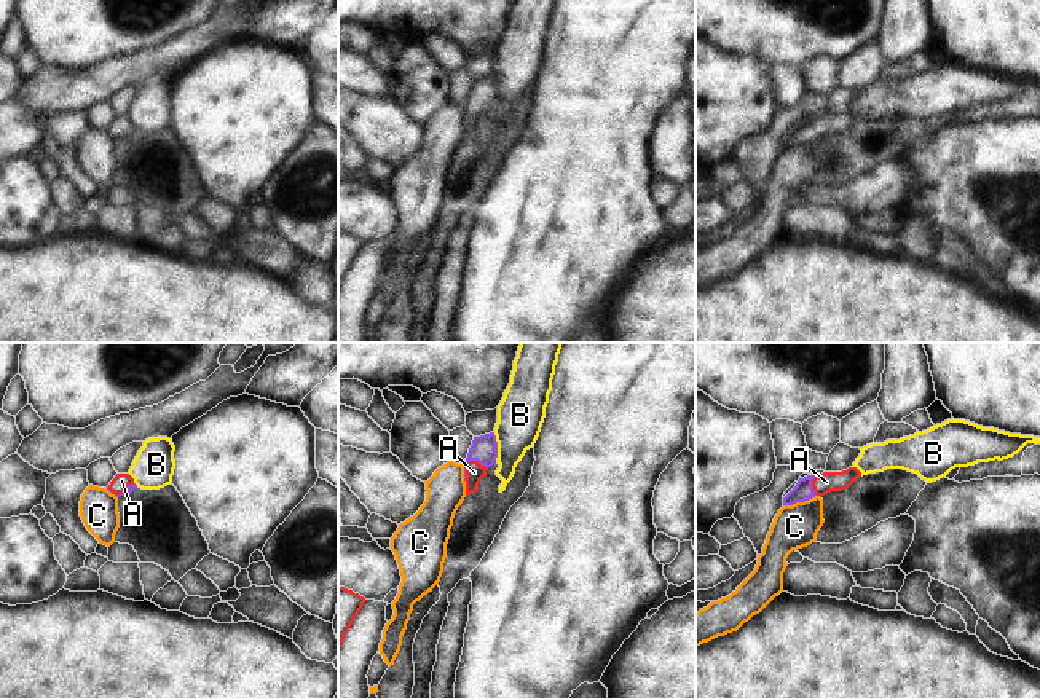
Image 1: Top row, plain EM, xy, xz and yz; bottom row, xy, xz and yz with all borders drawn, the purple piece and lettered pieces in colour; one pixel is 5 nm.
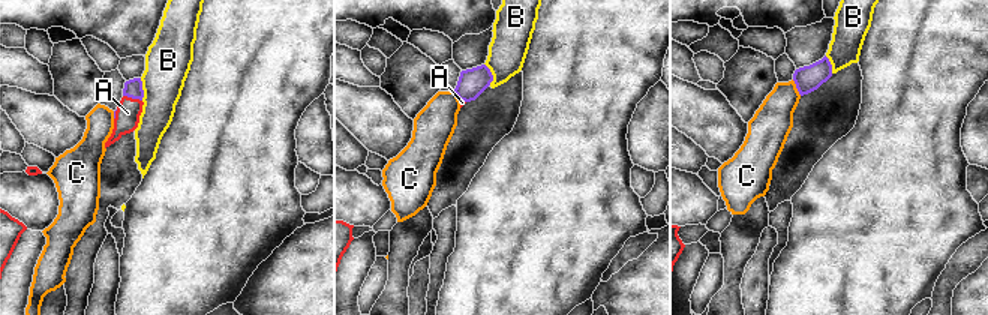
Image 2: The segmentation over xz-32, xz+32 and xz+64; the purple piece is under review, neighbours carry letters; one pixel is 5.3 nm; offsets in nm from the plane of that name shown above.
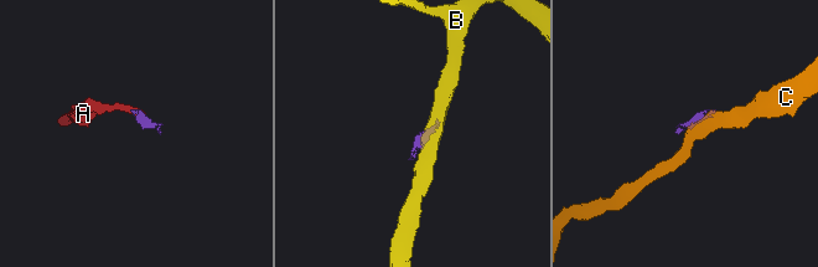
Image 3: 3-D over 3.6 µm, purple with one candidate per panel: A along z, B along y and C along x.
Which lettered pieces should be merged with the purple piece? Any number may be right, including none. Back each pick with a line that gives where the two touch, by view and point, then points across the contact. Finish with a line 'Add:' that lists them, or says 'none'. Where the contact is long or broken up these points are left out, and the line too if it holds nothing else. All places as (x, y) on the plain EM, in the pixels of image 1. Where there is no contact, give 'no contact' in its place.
A: meets purple in xz at (468, 104); runs through xz (484, 93), (468, 104), (474, 115)
Add: A

